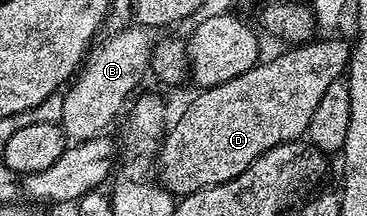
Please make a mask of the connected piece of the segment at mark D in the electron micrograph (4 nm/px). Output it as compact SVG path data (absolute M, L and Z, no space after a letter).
M332 38L330 40L319 40L304 45L297 45L288 49L285 49L284 53L276 58L272 58L268 61L259 61L254 67L248 70L245 74L238 75L237 78L230 79L229 82L224 82L216 87L210 87L199 91L198 95L179 116L175 122L172 130L163 137L164 144L160 152L160 156L156 158L156 176L158 182L163 185L168 192L178 198L190 196L196 193L200 189L209 188L212 185L220 185L222 182L229 181L230 178L237 177L238 174L248 169L254 161L257 160L262 154L273 149L274 146L280 144L293 143L298 139L301 139L308 131L310 119L314 116L314 111L318 108L319 99L326 94L326 89L330 86L330 82L339 80L343 77L343 74L347 71L348 63L351 60L351 41L344 38Z

